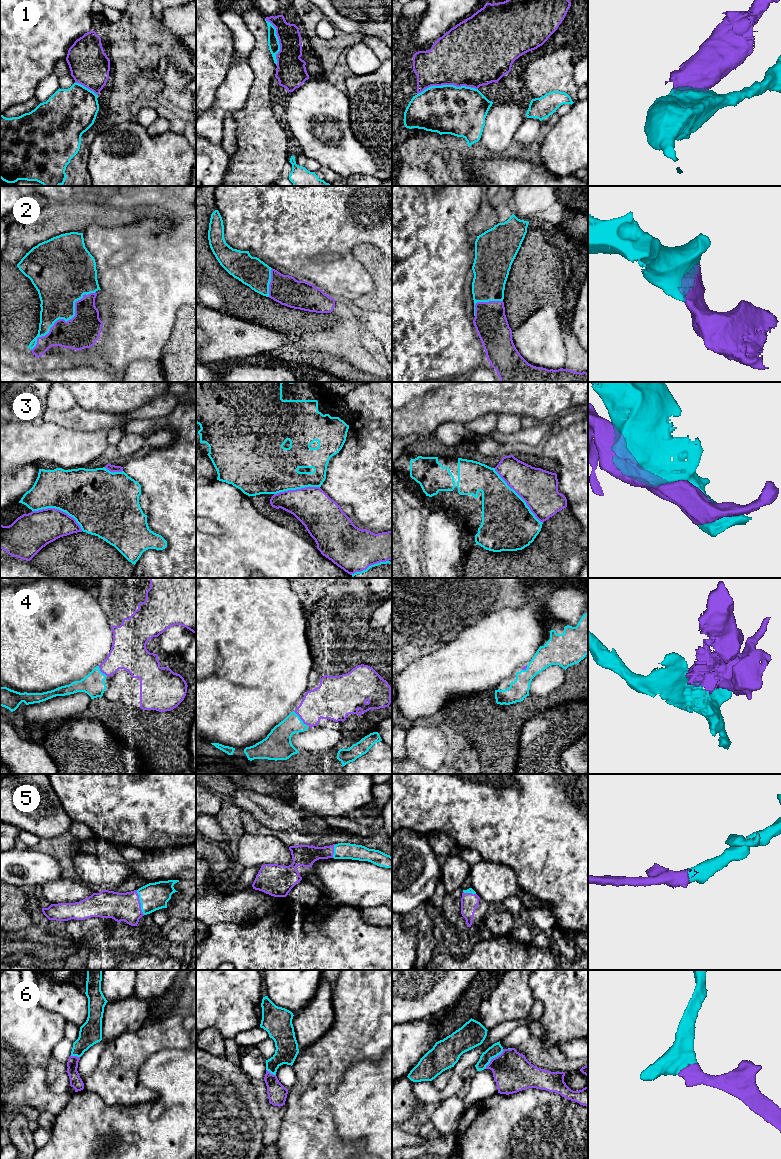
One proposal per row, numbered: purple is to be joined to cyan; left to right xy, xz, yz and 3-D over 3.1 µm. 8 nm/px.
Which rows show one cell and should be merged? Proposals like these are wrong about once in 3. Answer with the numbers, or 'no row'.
2, 4, 5, 6

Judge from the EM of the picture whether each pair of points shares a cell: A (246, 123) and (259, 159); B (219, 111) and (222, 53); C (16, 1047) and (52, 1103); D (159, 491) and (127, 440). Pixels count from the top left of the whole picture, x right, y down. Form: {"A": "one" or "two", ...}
{"A": "one", "B": "two", "C": "one", "D": "two"}

